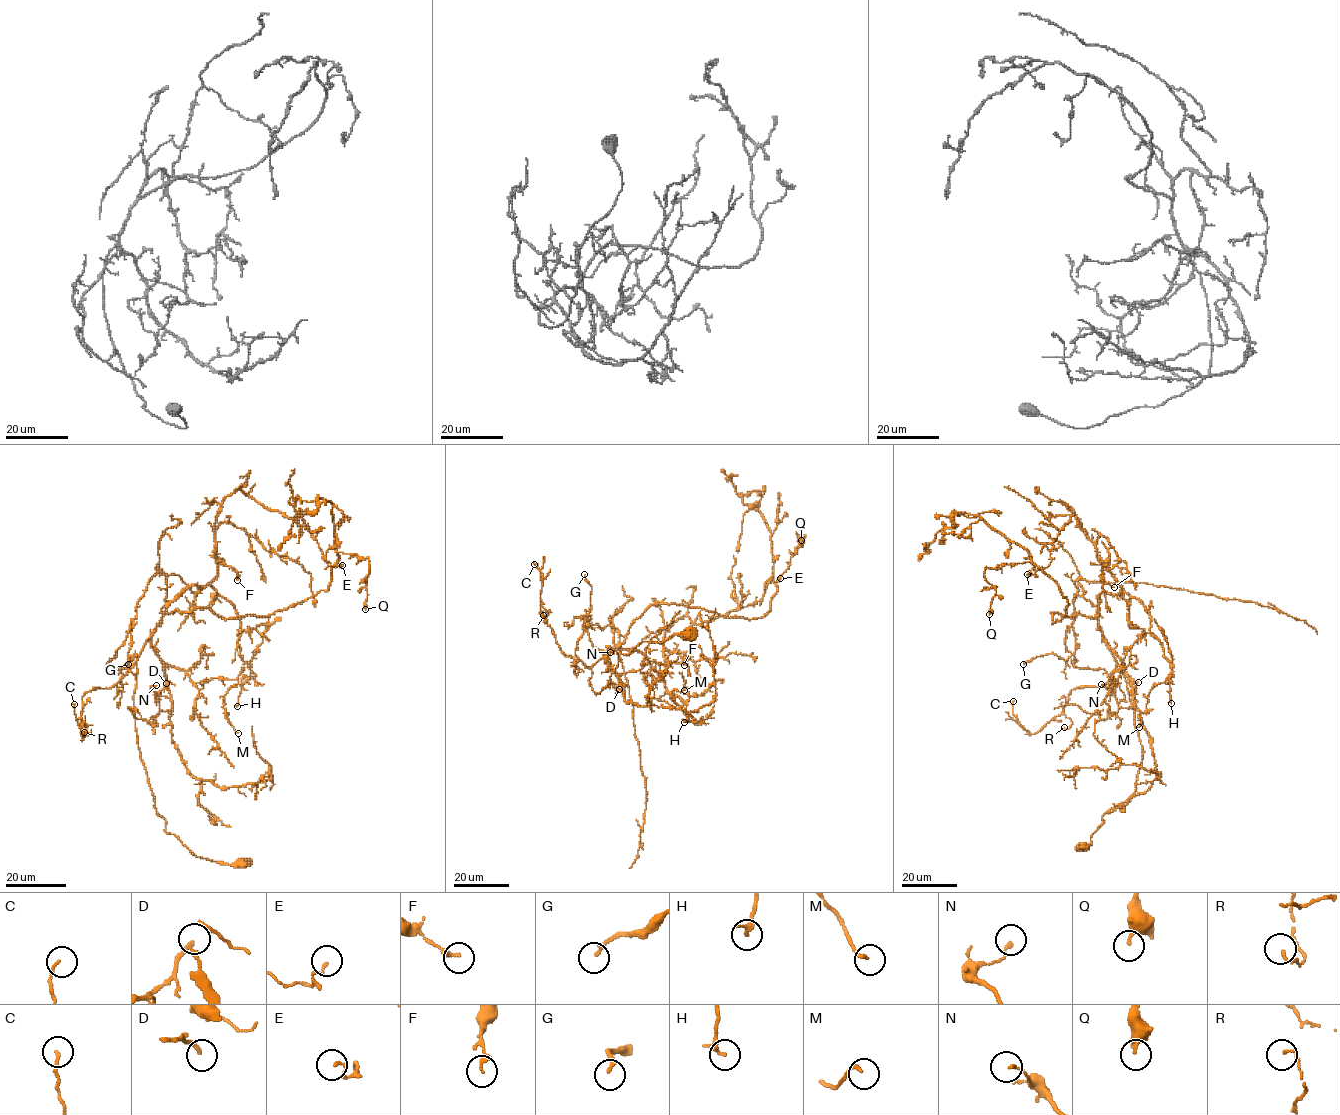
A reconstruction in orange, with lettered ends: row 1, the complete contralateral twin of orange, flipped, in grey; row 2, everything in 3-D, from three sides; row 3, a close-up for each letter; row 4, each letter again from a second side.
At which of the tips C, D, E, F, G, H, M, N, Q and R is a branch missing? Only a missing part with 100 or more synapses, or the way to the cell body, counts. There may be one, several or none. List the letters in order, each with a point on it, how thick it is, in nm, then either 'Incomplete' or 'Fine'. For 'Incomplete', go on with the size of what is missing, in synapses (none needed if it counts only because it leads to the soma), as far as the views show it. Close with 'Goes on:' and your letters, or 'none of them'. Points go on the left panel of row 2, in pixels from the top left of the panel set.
C: Place: (74, 704). Thickness 130 nm. Fine
D: Place: (166, 683). Thickness 220 nm. Fine
E: Place: (342, 565). Thickness 110 nm. Fine
F: Place: (237, 580). Thickness 240 nm. Fine
G: Place: (128, 664). Thickness 170 nm. Fine
H: Place: (237, 706). Thickness 160 nm. Fine
M: Place: (238, 733). Thickness 130 nm. Fine
N: Place: (156, 685). Thickness 130 nm. Fine
Q: Place: (365, 609). Thickness 240 nm. Fine
R: Place: (84, 732). Thickness 120 nm. Fine
Goes on: none of them

